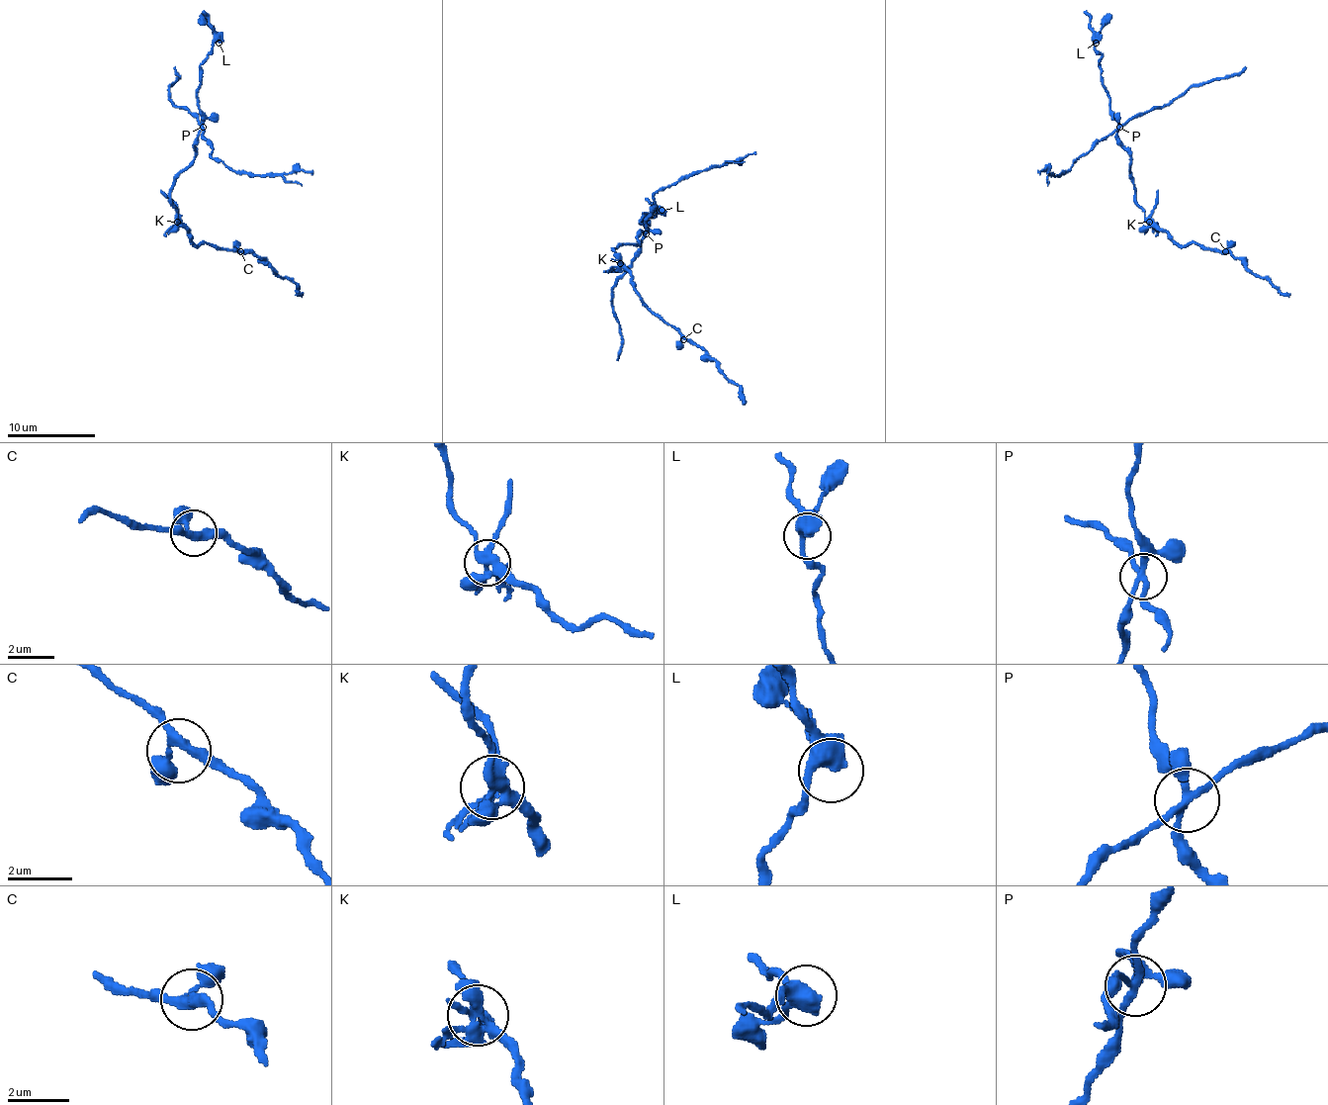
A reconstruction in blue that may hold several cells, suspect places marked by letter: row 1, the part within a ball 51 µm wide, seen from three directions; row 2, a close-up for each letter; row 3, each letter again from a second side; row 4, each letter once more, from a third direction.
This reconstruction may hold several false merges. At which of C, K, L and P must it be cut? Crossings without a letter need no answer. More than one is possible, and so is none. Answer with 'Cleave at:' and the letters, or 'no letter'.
Cleave at: K, P

